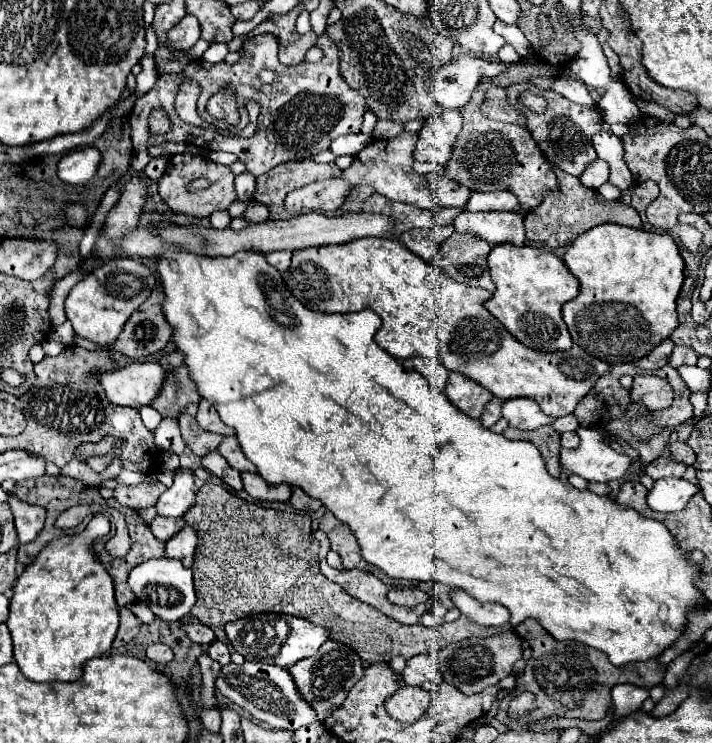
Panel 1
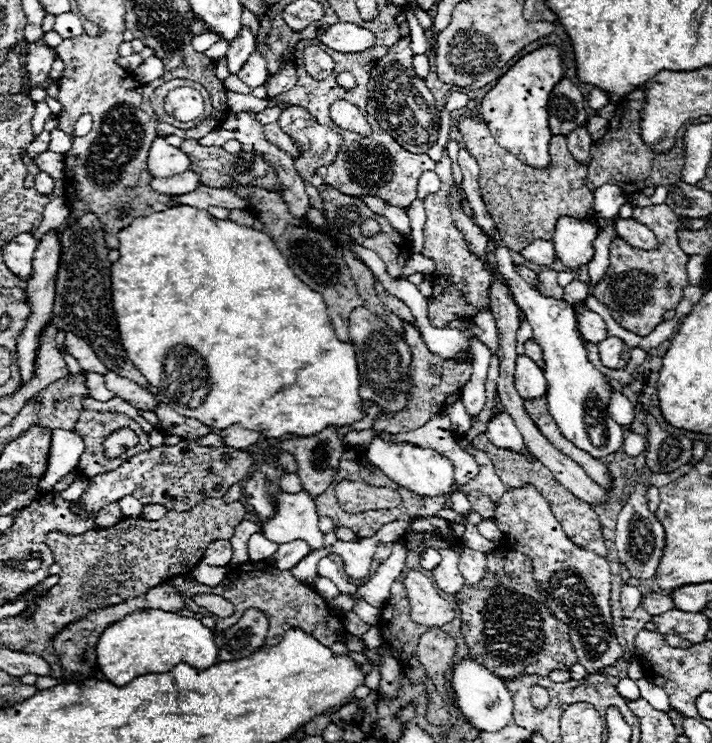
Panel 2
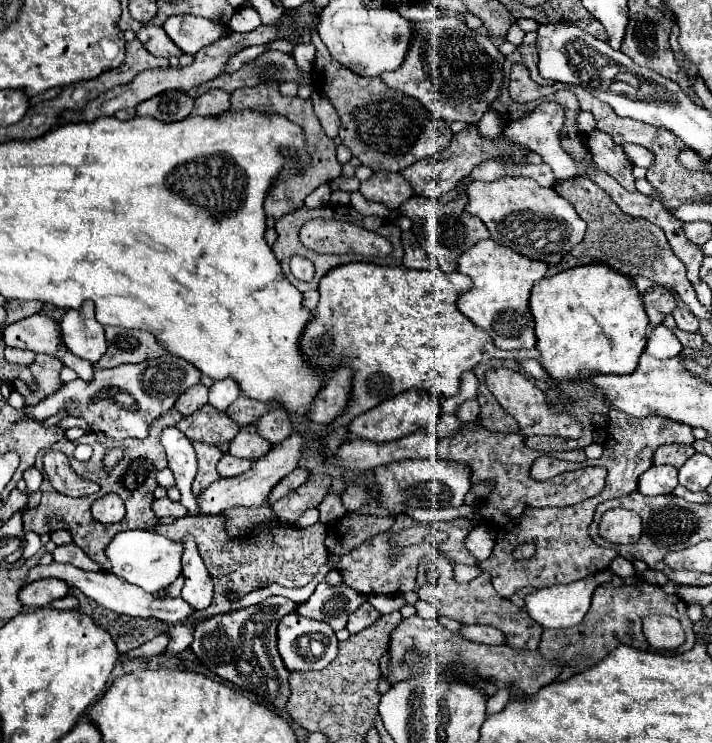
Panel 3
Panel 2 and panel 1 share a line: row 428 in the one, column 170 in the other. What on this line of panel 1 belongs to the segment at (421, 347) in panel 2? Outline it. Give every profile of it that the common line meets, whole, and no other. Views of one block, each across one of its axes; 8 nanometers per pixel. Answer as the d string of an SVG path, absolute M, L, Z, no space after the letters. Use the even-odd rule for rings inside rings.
M186 364L176 368L174 374L168 374L166 390L162 390L162 398L154 404L154 408L162 416L178 416L180 406L186 406L186 404L192 404L194 400L200 400L196 384L190 380L192 378L190 378L190 370Z

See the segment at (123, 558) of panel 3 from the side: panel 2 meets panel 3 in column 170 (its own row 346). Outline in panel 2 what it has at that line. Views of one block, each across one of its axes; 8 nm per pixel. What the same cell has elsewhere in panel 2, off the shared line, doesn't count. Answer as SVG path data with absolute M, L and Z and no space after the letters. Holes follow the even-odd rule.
M496 242L496 270L508 280L510 290L518 308L526 314L534 330L534 340L540 344L544 352L544 376L546 376L546 398L550 404L550 416L558 424L562 436L570 440L576 448L592 454L594 458L602 458L618 452L622 446L622 426L616 424L608 412L606 402L610 400L610 378L598 372L586 358L586 350L582 340L576 334L576 318L570 304L556 298L546 298L538 290L534 290L514 268L512 256L506 246Z

